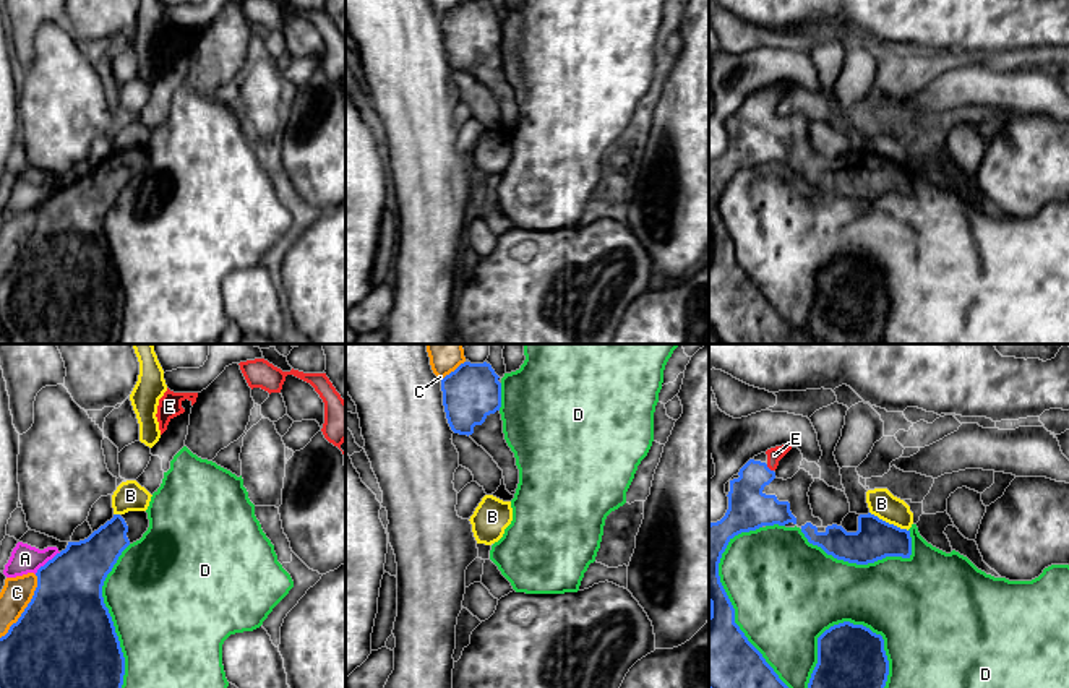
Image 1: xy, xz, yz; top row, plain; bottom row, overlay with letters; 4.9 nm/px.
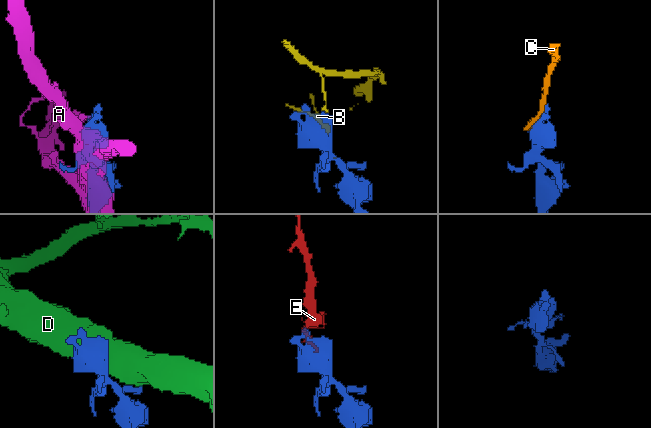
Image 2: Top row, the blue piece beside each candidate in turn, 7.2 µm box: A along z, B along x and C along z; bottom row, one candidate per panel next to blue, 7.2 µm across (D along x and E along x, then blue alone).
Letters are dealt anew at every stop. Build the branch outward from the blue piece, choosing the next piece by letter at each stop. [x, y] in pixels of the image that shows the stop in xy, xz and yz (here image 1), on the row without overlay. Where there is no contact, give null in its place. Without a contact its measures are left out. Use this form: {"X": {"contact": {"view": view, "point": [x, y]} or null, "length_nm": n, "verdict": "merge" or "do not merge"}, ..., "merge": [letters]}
{"A": {"contact": {"view": "xy", "point": [49, 197]}, "length_nm": 170, "verdict": "do not merge"}, "B": {"contact": {"view": "yz", "point": [888, 159]}, "length_nm": 220, "verdict": "do not merge"}, "C": {"contact": {"view": "xy", "point": [26, 244]}, "length_nm": 360, "verdict": "do not merge"}, "D": {"contact": {"view": "yz", "point": [810, 318]}, "length_nm": 1150, "verdict": "do not merge"}, "E": {"contact": {"view": "yz", "point": [768, 104]}, "length_nm": 50, "verdict": "merge"}, "merge": ["E"]}

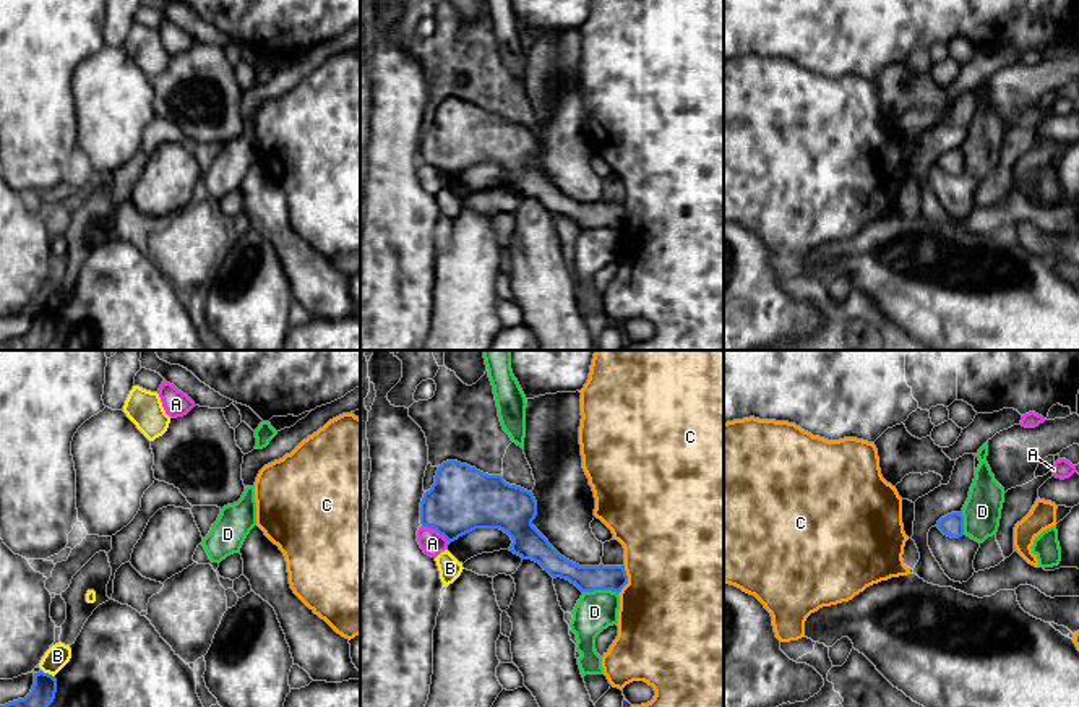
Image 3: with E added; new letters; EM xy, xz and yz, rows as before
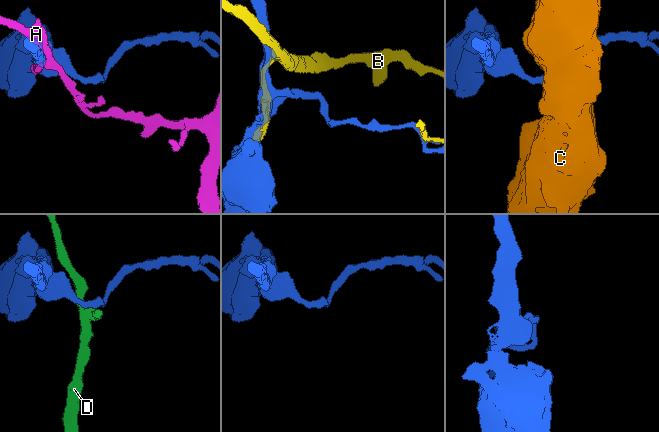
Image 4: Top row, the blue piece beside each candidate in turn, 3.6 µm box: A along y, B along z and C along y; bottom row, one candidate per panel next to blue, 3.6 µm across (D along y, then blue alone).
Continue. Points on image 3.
{"A": {"contact": {"view": "xz", "point": [437, 167]}, "length_nm": 170, "verdict": "do not merge"}, "B": {"contact": {"view": "xy", "point": [47, 310]}, "length_nm": 70, "verdict": "do not merge"}, "C": {"contact": {"view": "xz", "point": [627, 218]}, "length_nm": 150, "verdict": "do not merge"}, "D": {"contact": {"view": "xz", "point": [601, 226]}, "length_nm": 180, "verdict": "do not merge"}, "merge": []}

